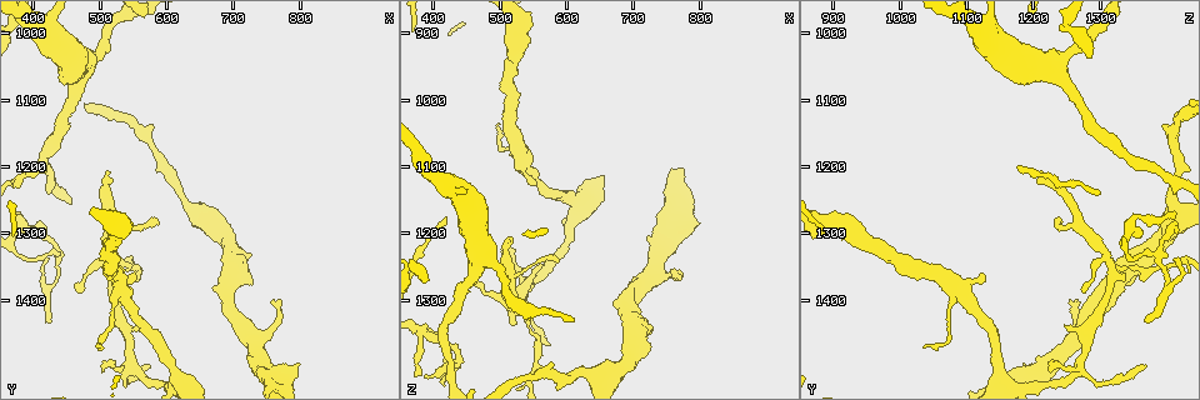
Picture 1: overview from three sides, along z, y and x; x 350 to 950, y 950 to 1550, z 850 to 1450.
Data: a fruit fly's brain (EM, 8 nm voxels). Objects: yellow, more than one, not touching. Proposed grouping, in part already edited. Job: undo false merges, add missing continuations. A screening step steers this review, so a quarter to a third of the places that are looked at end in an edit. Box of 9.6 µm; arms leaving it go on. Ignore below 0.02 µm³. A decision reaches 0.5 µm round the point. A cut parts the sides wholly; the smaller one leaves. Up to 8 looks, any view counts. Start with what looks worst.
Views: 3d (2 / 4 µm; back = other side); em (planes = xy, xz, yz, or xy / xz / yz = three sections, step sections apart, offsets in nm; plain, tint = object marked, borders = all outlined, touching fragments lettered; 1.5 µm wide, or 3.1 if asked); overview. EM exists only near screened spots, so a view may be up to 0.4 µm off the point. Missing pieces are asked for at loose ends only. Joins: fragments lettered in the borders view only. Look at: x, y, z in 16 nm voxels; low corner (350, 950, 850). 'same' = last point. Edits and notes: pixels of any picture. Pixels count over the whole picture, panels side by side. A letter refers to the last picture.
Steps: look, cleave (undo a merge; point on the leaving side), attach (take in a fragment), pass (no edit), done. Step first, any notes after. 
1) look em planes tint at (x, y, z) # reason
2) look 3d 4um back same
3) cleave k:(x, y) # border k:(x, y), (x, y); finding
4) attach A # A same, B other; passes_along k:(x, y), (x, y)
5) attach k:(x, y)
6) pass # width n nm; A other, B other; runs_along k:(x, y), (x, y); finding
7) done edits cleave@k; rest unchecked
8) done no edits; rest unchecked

look 3d 2um at (500, 1505, 1220) # thin end

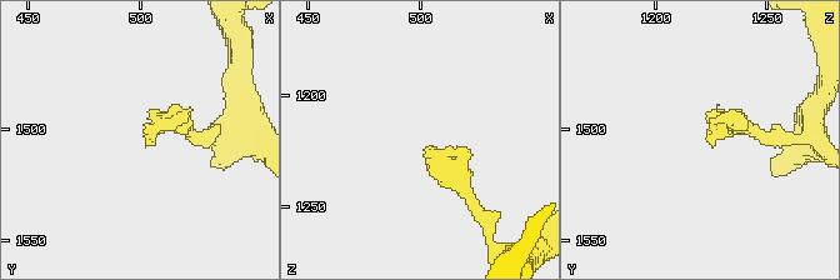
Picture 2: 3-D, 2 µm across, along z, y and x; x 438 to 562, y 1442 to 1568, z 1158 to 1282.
look em planes borders at (501, 1503, 1223) # need the tissue

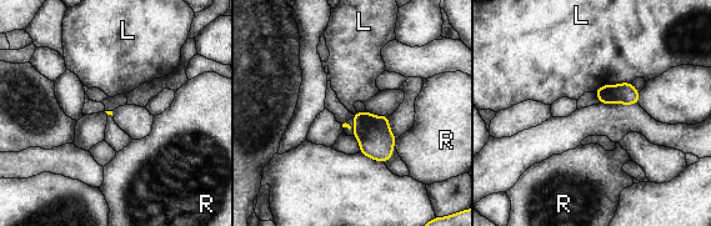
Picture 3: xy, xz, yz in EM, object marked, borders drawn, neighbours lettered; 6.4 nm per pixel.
pass # L other, R other; no lettered fragment goes on from it

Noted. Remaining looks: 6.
look 3d 4um at (420, 1435, 1370) # free end

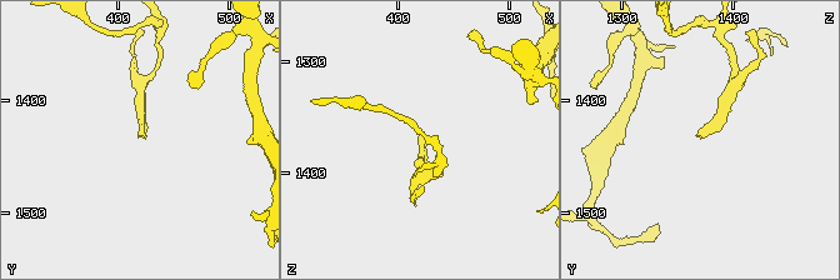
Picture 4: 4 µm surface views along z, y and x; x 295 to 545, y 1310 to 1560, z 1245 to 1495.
look em xz step 4 borders at (418, 1432, 1368) # need the tissue

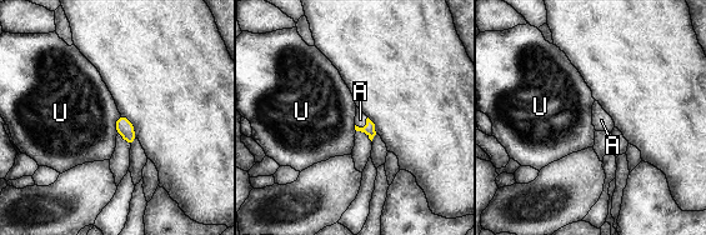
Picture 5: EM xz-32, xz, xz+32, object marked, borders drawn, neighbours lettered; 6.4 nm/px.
look em planes borders same # another direction

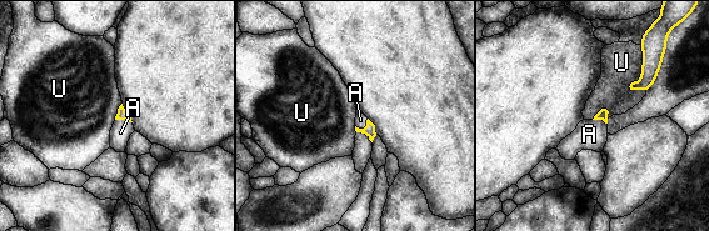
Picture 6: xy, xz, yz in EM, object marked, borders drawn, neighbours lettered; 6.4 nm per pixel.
attach A # A same, U other; passes_along 6:(369, 131), (365, 127), (360, 120); it goes on there

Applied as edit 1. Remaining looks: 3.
look em yz step 4 plain at (515, 1210, 1215) # free end

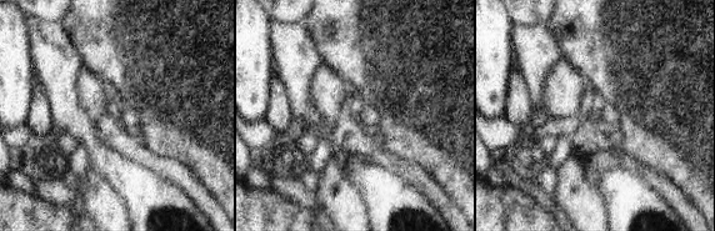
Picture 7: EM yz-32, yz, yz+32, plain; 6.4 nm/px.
look em yz step 4 borders same

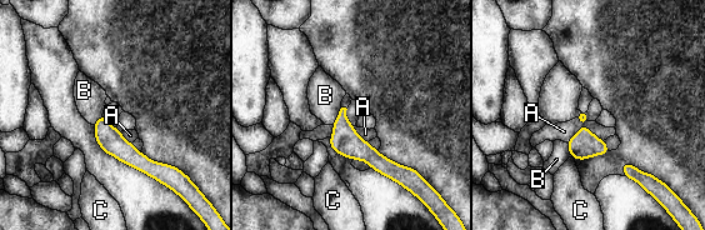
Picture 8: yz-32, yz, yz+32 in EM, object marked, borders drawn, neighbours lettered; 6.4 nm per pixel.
pass # longest_contact A 240 nm; A other, B other, C other; none of them fits

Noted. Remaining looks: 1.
done edits attach@6; rest unchecked

